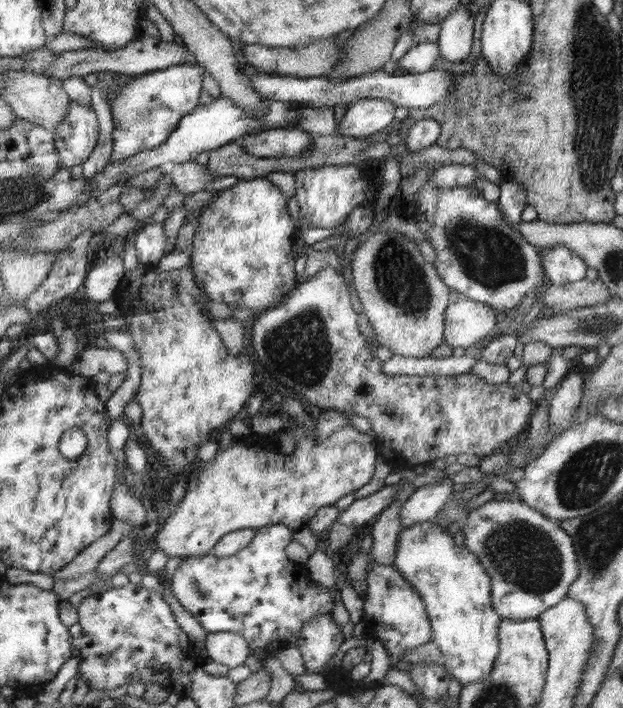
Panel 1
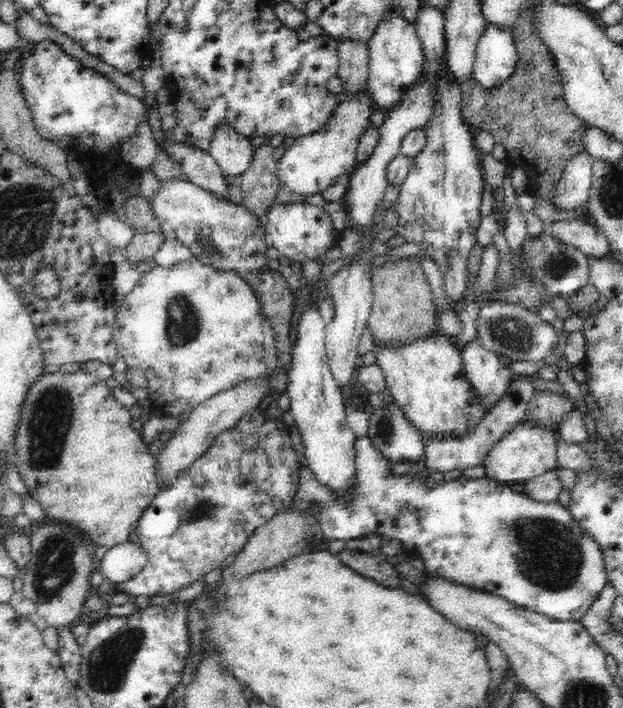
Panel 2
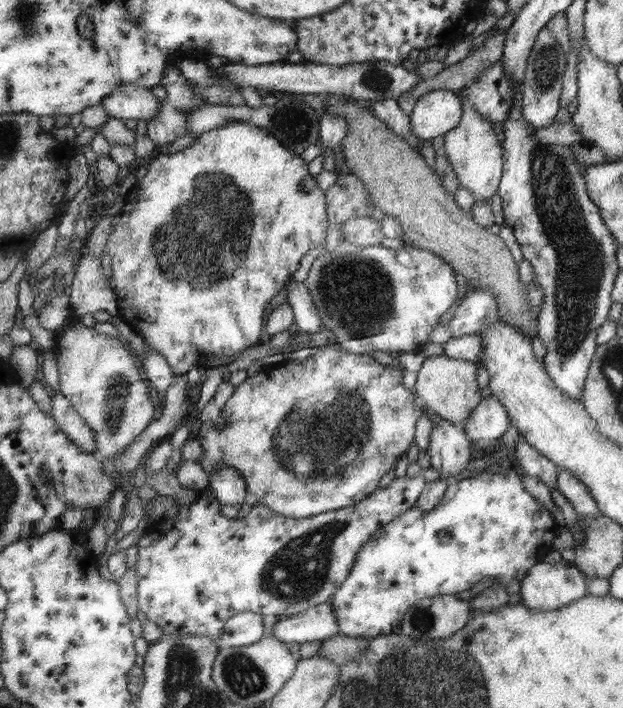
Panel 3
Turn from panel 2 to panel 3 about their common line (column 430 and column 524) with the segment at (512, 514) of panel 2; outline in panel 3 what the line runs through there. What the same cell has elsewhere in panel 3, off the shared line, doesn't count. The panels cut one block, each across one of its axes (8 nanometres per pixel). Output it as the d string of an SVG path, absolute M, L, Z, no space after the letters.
M514 471L506 476L500 476L499 473L474 473L466 479L451 481L442 500L433 509L426 511L412 506L383 526L360 550L350 577L331 598L339 621L339 632L351 637L379 637L392 633L398 624L402 624L407 610L424 598L469 590L472 584L492 576L497 578L499 582L495 584L498 585L506 586L513 580L521 581L532 566L540 563L545 554L553 550L552 540L556 536L556 528L552 526L556 526L556 522L546 506L524 490L520 476Z

